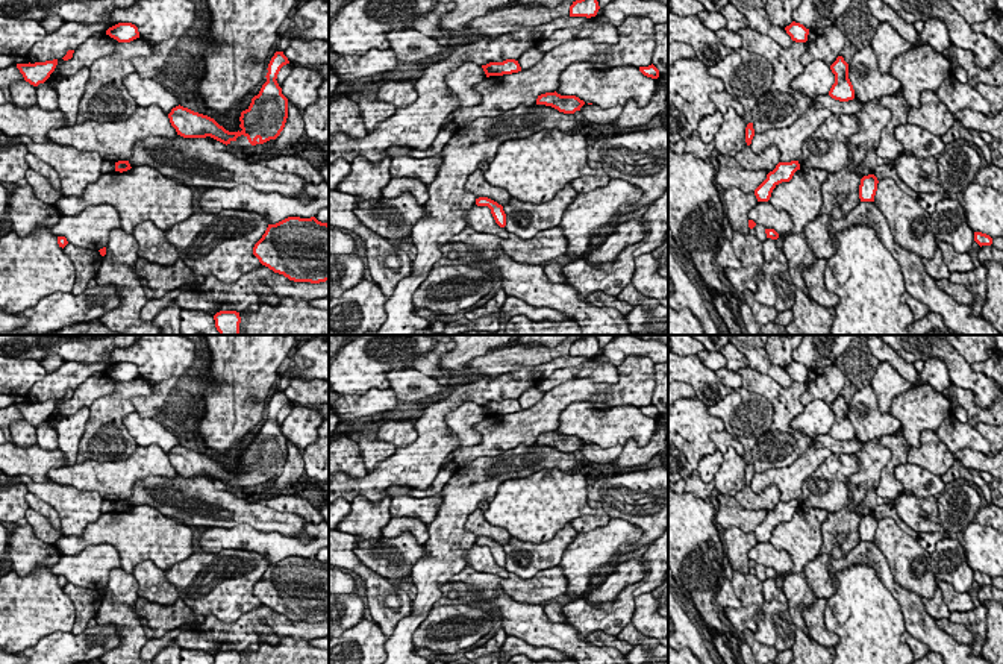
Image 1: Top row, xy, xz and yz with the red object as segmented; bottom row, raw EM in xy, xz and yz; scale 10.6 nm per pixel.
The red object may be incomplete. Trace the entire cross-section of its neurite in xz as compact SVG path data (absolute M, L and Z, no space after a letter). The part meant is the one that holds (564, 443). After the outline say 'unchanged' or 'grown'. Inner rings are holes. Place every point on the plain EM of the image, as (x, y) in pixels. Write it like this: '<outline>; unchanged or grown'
M555 431L538 435L536 444L551 446L564 453L574 453L580 450L585 441L576 435L561 435Z; unchanged

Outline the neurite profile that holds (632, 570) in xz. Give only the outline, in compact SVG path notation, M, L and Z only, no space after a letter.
M642 556L620 562L617 572L609 575L598 588L592 590L588 599L597 603L614 602L626 587L639 582L644 575Z

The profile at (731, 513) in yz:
M715 493L718 499L718 511L715 514L715 525L720 525L724 529L732 526L739 528L744 532L755 532L755 529L767 518L767 511L751 511L745 509L738 503L735 496L726 496Z

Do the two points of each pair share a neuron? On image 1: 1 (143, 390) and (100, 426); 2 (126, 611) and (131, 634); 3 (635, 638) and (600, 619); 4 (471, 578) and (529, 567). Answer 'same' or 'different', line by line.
1: same
2: same
3: different
4: different

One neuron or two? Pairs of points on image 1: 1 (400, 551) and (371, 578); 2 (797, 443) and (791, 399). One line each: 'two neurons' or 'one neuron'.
1: two neurons
2: one neuron

